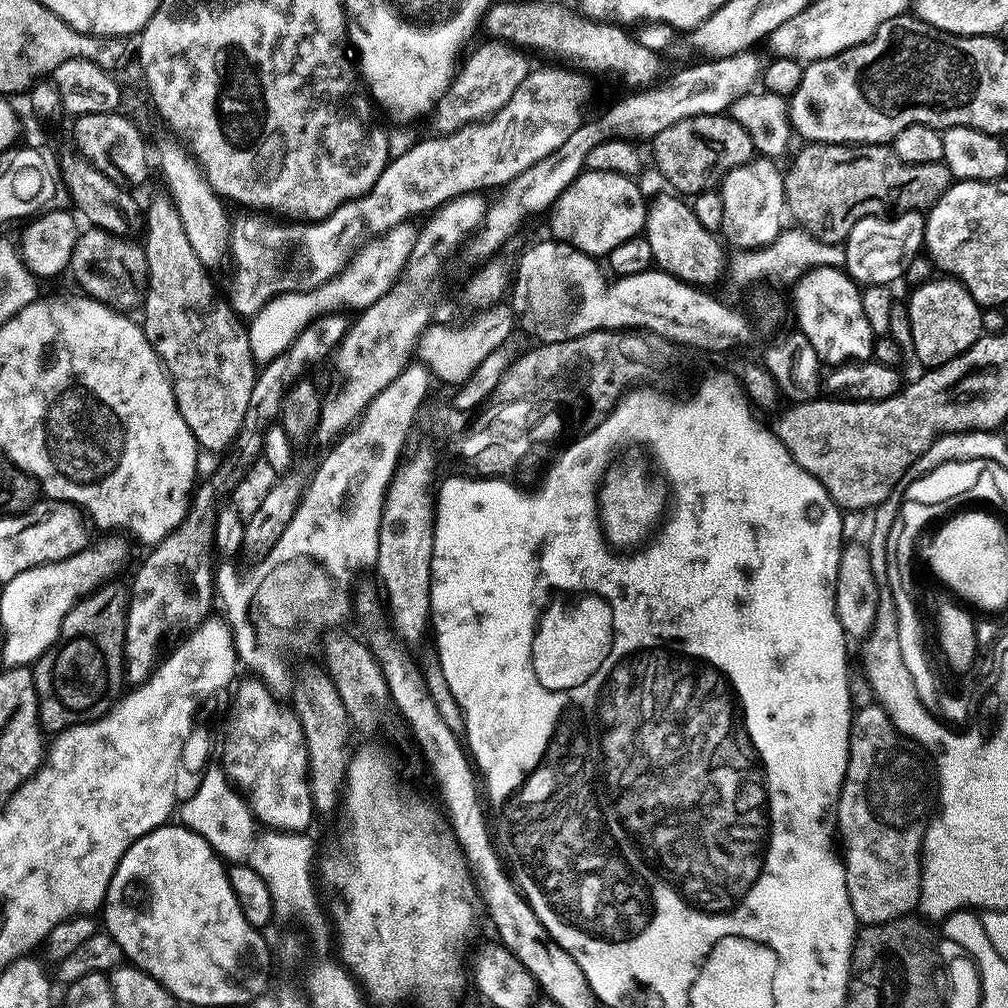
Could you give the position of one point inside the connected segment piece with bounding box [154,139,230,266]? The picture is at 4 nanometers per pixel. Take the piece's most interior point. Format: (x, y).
(207, 224)

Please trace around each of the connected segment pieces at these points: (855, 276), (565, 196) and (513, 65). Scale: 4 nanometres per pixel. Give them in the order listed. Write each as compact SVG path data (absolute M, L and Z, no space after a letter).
M901 212L891 218L873 218L856 224L843 245L843 267L848 275L861 286L895 285L895 280L899 281L910 266L911 259L921 255L925 219L922 212Z
M600 170L583 171L574 178L570 186L562 190L550 209L548 224L556 240L572 244L578 251L595 258L607 257L614 246L630 242L630 238L641 235L648 217L649 201L631 176Z
M489 39L488 44L476 48L468 56L468 61L459 65L458 71L452 78L452 84L444 92L442 99L436 103L431 113L430 121L437 133L449 134L467 128L469 124L488 119L518 90L530 71L530 65L523 51L517 50L509 43L497 39Z

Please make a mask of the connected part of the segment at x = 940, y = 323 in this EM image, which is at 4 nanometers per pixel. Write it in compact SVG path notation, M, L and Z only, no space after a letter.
M933 278L925 284L917 284L908 296L908 332L912 335L912 348L918 359L924 363L925 369L937 368L950 362L958 354L962 354L974 342L979 340L984 326L981 305L965 289L964 285L955 278Z

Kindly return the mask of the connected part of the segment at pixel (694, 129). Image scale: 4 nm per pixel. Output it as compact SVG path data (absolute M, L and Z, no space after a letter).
M728 114L682 118L682 122L674 122L674 126L666 126L666 130L651 137L650 144L656 168L672 187L669 189L688 198L713 191L727 172L754 156L750 134Z

